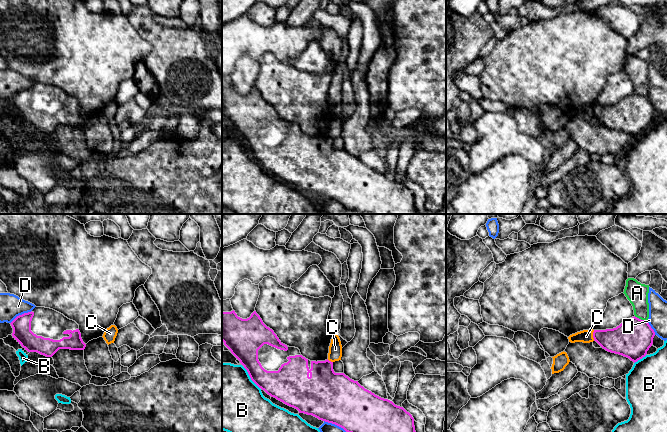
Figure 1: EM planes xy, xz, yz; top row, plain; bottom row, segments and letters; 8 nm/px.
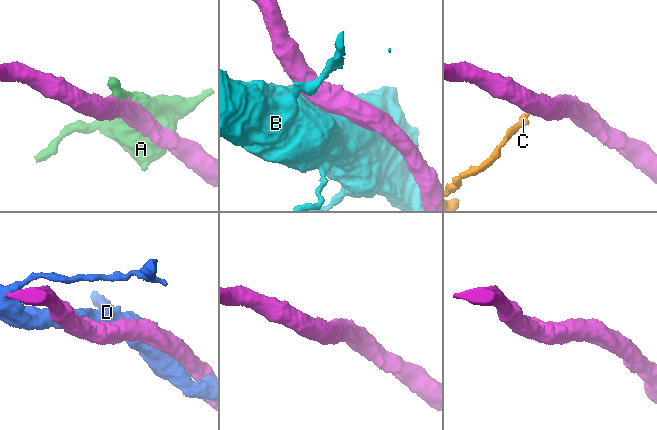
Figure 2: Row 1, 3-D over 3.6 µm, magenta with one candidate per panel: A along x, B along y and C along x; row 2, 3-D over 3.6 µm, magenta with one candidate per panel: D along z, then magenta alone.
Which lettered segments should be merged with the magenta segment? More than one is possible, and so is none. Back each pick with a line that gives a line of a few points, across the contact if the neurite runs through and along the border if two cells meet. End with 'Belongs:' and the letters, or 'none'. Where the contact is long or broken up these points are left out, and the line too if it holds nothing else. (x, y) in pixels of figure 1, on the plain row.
Belongs: none

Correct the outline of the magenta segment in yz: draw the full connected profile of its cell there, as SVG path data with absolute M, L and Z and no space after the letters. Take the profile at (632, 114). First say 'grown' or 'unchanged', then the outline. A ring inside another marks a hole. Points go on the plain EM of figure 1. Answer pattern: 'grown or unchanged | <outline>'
unchanged | M635 92L616 104L593 108L594 117L603 125L627 133L634 139L646 132L654 112L648 97Z

